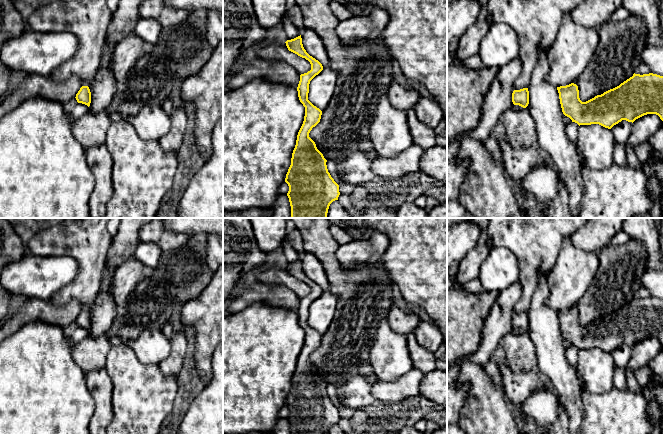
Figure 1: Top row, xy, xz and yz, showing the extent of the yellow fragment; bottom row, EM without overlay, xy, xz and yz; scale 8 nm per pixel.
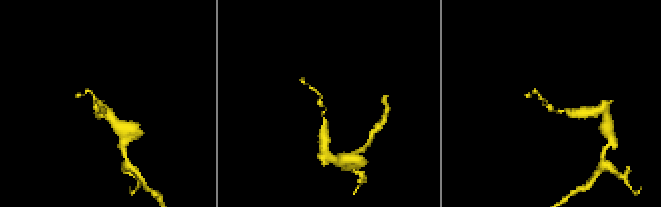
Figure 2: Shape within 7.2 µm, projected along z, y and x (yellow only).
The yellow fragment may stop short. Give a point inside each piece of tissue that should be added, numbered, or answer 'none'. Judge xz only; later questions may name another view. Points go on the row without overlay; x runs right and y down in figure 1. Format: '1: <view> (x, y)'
none

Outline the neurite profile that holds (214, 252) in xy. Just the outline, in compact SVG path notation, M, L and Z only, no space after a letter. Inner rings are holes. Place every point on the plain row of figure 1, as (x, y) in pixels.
M217 234L207 235L205 261L213 273L223 266L223 236Z

